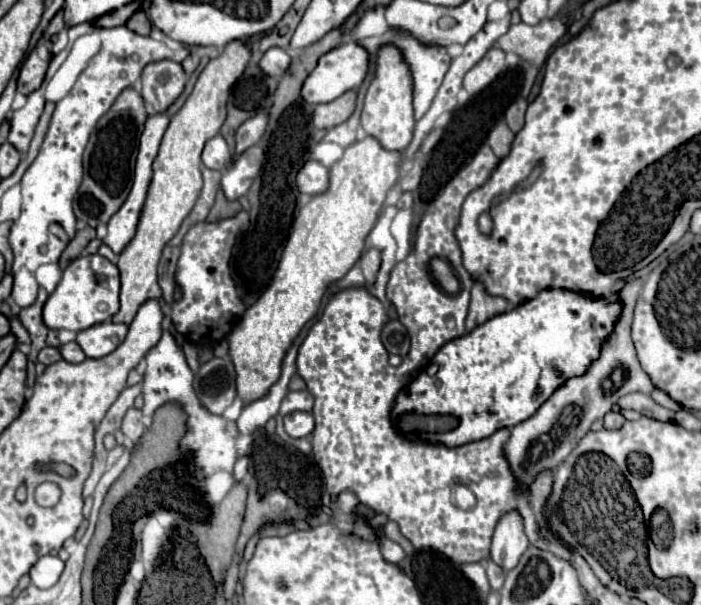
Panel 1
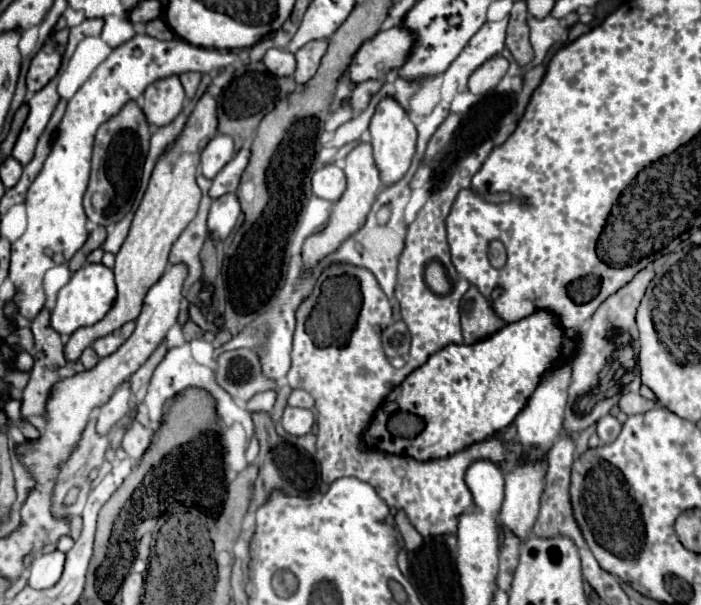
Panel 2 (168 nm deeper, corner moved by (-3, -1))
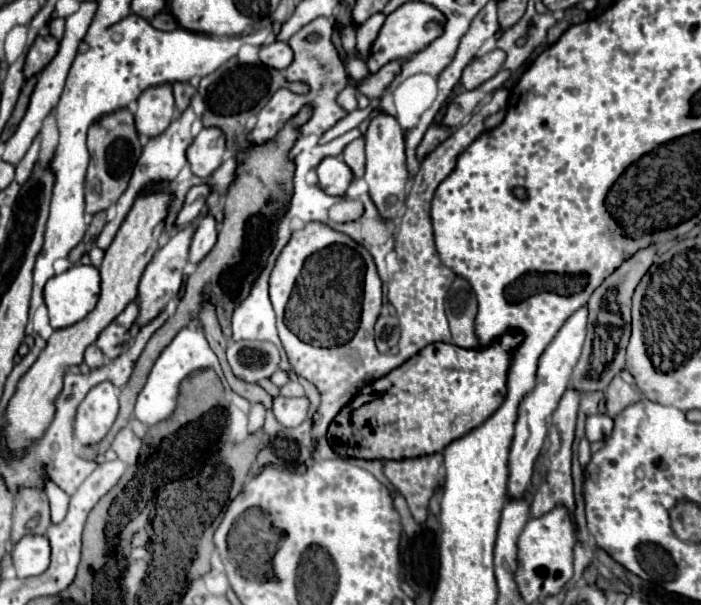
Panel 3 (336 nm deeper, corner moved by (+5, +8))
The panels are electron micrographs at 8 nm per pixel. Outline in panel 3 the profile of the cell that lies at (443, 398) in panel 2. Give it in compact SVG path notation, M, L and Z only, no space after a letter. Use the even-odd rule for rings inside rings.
M504 334L488 348L464 350L454 344L436 342L420 350L408 362L392 370L390 374L368 384L362 394L378 394L376 400L366 402L360 408L344 406L332 422L332 448L342 458L364 460L404 460L426 454L442 452L452 440L468 434L492 416L506 396L506 374L510 366L512 350L522 342L520 334Z

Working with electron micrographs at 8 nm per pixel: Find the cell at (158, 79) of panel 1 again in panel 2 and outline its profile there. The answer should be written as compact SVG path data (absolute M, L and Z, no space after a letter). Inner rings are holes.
M176 75L150 83L144 91L144 113L148 123L162 127L168 125L184 105L184 87Z

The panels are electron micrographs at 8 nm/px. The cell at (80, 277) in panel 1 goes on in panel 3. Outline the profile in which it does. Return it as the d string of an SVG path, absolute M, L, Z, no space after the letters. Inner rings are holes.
M78 264L58 276L52 276L44 286L44 304L48 306L50 326L54 330L60 330L80 322L88 312L94 310L98 302L98 294L100 294L100 274L94 266Z

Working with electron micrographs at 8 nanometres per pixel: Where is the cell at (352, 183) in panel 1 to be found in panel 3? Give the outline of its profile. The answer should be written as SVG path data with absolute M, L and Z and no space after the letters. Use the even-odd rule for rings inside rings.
M358 138L358 140L350 142L346 146L346 150L342 152L342 158L350 166L350 170L354 172L354 178L362 178L364 176L364 164L366 164L366 158L364 158L364 138Z

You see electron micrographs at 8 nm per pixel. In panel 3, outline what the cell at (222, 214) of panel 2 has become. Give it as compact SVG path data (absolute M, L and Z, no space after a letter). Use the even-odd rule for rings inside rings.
M200 216L196 220L196 234L192 238L192 246L190 246L190 262L198 264L214 246L216 242L216 222L214 218L208 216Z

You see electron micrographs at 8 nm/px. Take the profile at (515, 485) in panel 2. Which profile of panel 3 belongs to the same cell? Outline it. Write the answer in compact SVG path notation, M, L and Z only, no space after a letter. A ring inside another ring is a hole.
M582 306L558 330L558 334L554 336L554 340L548 344L548 348L544 350L544 354L540 358L536 388L522 400L522 404L518 408L516 434L514 434L514 442L512 442L512 448L510 448L510 478L508 478L508 494L512 498L524 496L526 492L532 490L534 462L540 456L540 452L544 448L546 434L548 434L546 420L552 414L552 410L556 410L564 390L568 388L570 374L572 374L572 370L574 370L574 366L576 366L576 362L580 358L582 344L584 344L584 338L586 338L586 320L588 320L588 308Z

